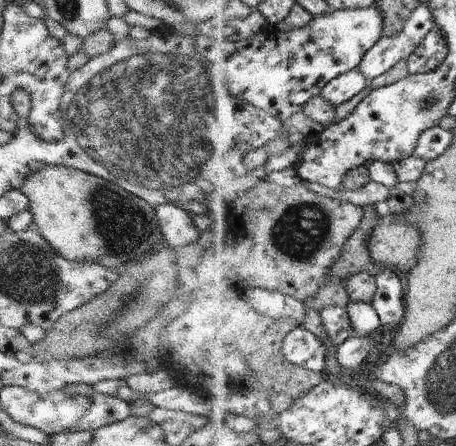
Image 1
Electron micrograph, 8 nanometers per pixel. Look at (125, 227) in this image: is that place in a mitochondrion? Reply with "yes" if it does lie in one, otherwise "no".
yes

